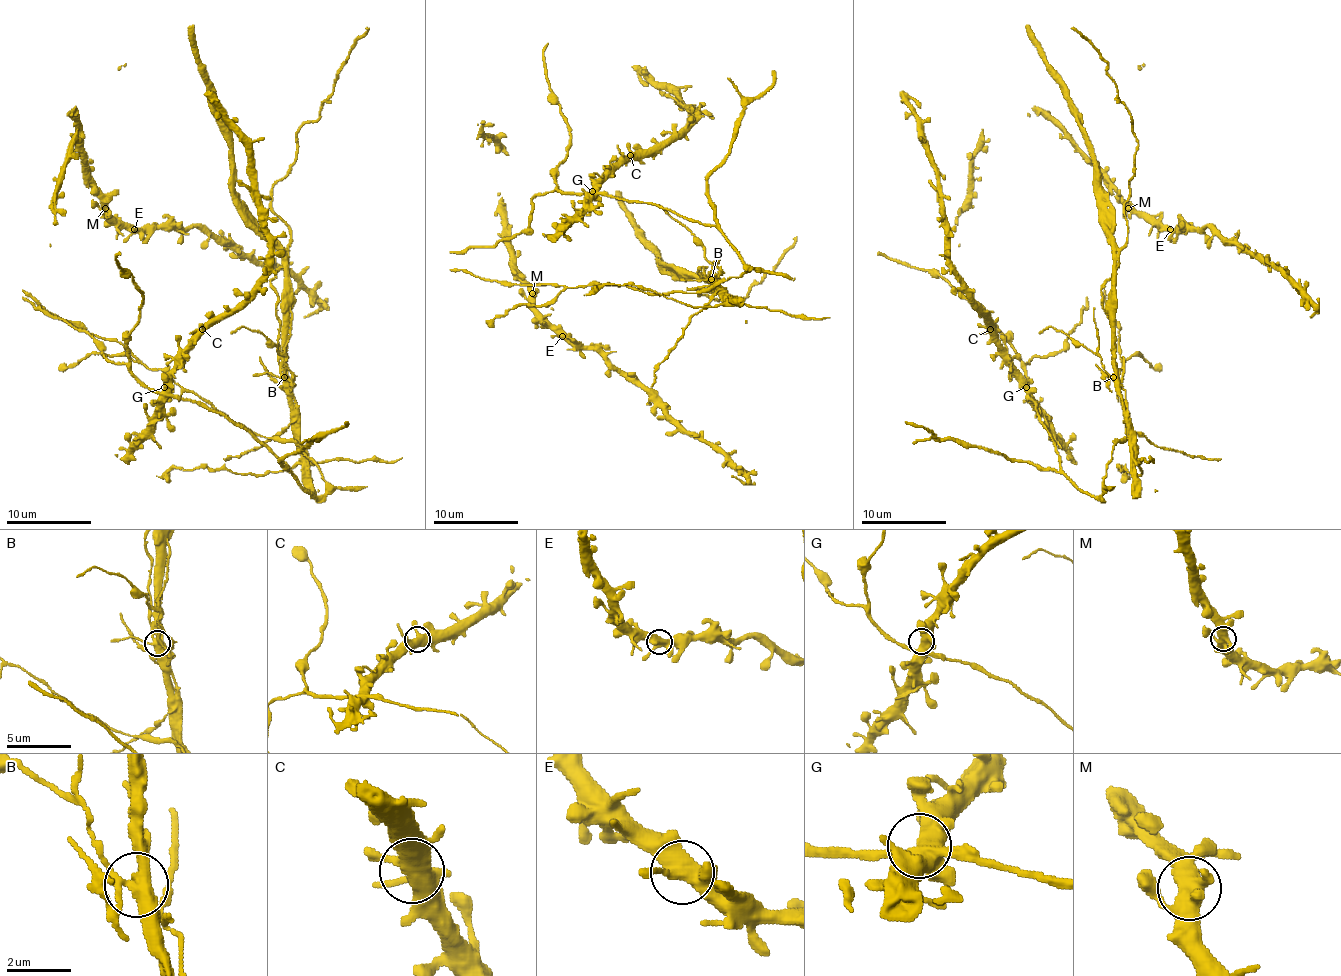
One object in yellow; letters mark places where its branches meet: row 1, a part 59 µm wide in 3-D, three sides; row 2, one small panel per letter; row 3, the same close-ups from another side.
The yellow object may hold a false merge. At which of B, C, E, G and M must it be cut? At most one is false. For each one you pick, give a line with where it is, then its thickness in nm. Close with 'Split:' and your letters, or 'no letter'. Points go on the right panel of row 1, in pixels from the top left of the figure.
B: place (1113, 377); calibre 480 nm
Split: B

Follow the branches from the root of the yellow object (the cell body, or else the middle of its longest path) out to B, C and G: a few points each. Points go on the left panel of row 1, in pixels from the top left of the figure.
B: (307, 455), (298, 444), (285, 442), (279, 436), (281, 429), (292, 421), (292, 393), (290, 383), (283, 376)
C: (307, 455), (326, 482), (321, 495), (309, 493), (245, 429), (171, 391), (171, 374), (202, 329)
G: (307, 455), (326, 482), (321, 495), (309, 493), (245, 429), (217, 412), (175, 397), (164, 387)

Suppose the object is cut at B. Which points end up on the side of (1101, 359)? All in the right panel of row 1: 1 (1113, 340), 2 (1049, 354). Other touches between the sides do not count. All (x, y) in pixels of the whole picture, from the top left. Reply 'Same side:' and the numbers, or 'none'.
Same side: none

